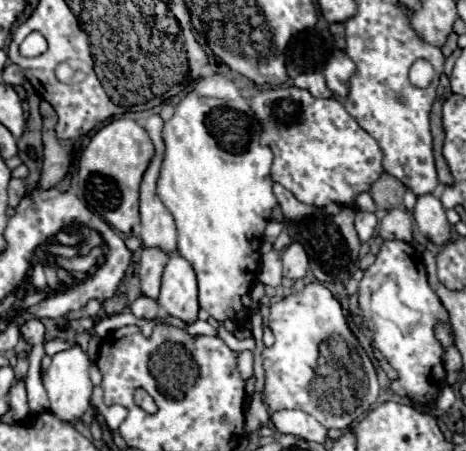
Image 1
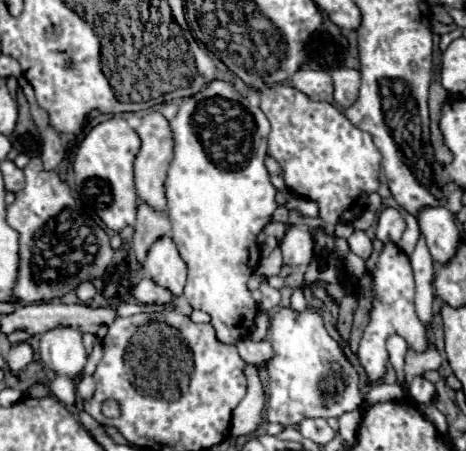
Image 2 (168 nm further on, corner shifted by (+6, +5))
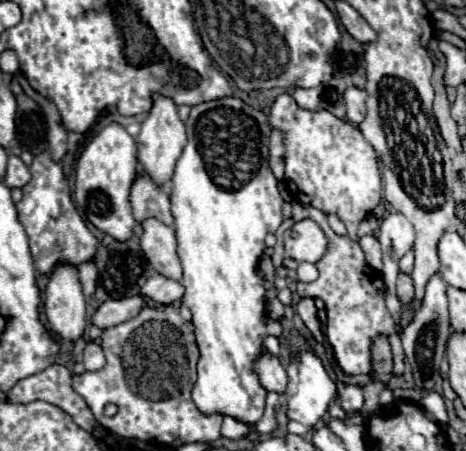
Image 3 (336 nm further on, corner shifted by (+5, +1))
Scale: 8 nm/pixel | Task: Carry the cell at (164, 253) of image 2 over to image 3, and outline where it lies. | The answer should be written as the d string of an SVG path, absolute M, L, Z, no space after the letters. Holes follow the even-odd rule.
M148 218L142 222L144 234L140 236L140 248L148 258L150 266L164 278L182 280L182 266L176 254L176 236L174 228L162 224L160 220Z

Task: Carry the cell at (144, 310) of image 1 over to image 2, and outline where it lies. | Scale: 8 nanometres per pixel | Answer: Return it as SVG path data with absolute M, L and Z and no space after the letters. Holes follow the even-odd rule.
M143 278L143 280L135 286L133 296L135 296L141 304L167 304L167 302L173 300L173 294L171 294L167 288L155 284L155 282L149 280L149 278Z

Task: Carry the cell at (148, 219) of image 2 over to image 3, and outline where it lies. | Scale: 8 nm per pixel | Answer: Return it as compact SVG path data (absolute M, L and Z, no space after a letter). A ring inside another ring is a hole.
M146 174L138 176L132 184L132 212L138 226L142 226L142 220L146 218L158 218L166 226L174 224L174 218L170 214L170 198L168 198L168 186L160 190Z

